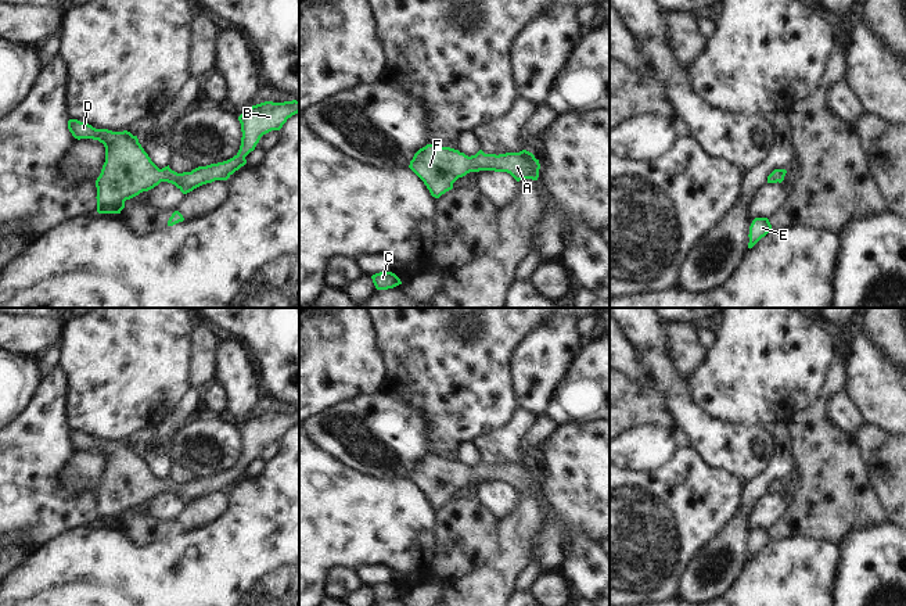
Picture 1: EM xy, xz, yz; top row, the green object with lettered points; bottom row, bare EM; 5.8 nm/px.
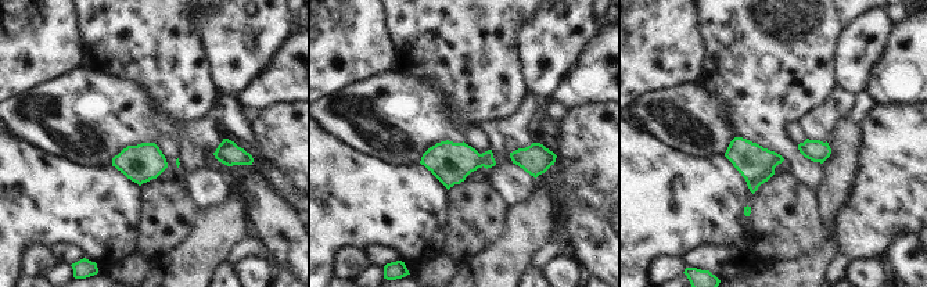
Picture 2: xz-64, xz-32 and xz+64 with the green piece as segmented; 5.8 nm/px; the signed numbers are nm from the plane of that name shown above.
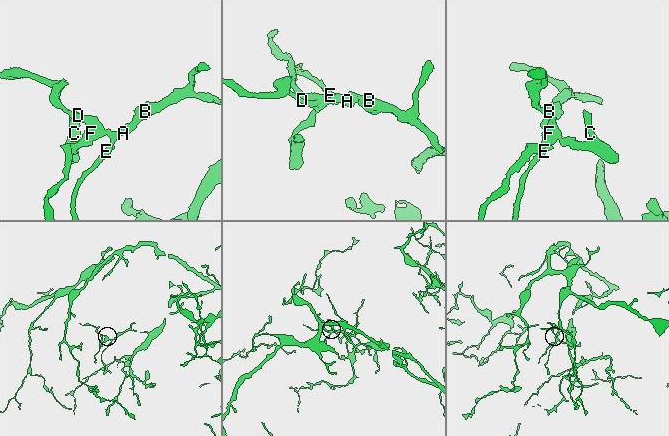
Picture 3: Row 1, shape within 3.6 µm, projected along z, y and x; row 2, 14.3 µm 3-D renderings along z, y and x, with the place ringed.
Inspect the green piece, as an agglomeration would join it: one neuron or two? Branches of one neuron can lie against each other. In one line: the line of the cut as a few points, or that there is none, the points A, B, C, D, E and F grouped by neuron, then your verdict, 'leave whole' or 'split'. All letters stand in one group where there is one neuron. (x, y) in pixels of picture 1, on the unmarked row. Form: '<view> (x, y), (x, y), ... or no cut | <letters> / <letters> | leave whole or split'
no cut | A B C D E F | leave whole

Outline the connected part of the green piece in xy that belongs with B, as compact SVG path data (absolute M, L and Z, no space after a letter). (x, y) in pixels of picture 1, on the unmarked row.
M265 412L247 419L240 427L241 456L238 463L223 473L198 477L177 484L168 477L159 480L130 442L96 440L78 430L68 431L68 440L78 451L98 451L105 458L105 473L96 491L97 523L121 524L125 512L148 502L161 492L175 495L183 505L215 491L227 491L247 474L245 467L255 460L260 448L280 441L288 428L299 423L299 412Z

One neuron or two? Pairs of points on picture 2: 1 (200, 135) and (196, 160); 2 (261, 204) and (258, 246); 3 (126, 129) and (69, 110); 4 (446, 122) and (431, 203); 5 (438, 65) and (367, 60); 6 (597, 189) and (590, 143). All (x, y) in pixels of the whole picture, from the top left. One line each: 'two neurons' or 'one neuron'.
1: one neuron
2: two neurons
3: one neuron
4: two neurons
5: two neurons
6: one neuron

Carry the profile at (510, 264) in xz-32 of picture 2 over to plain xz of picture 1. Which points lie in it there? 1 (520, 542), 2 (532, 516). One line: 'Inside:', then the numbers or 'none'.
Inside: 1, 2

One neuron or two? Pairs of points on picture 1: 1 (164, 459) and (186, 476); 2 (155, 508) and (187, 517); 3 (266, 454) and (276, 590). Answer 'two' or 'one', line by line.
1: two
2: two
3: two

